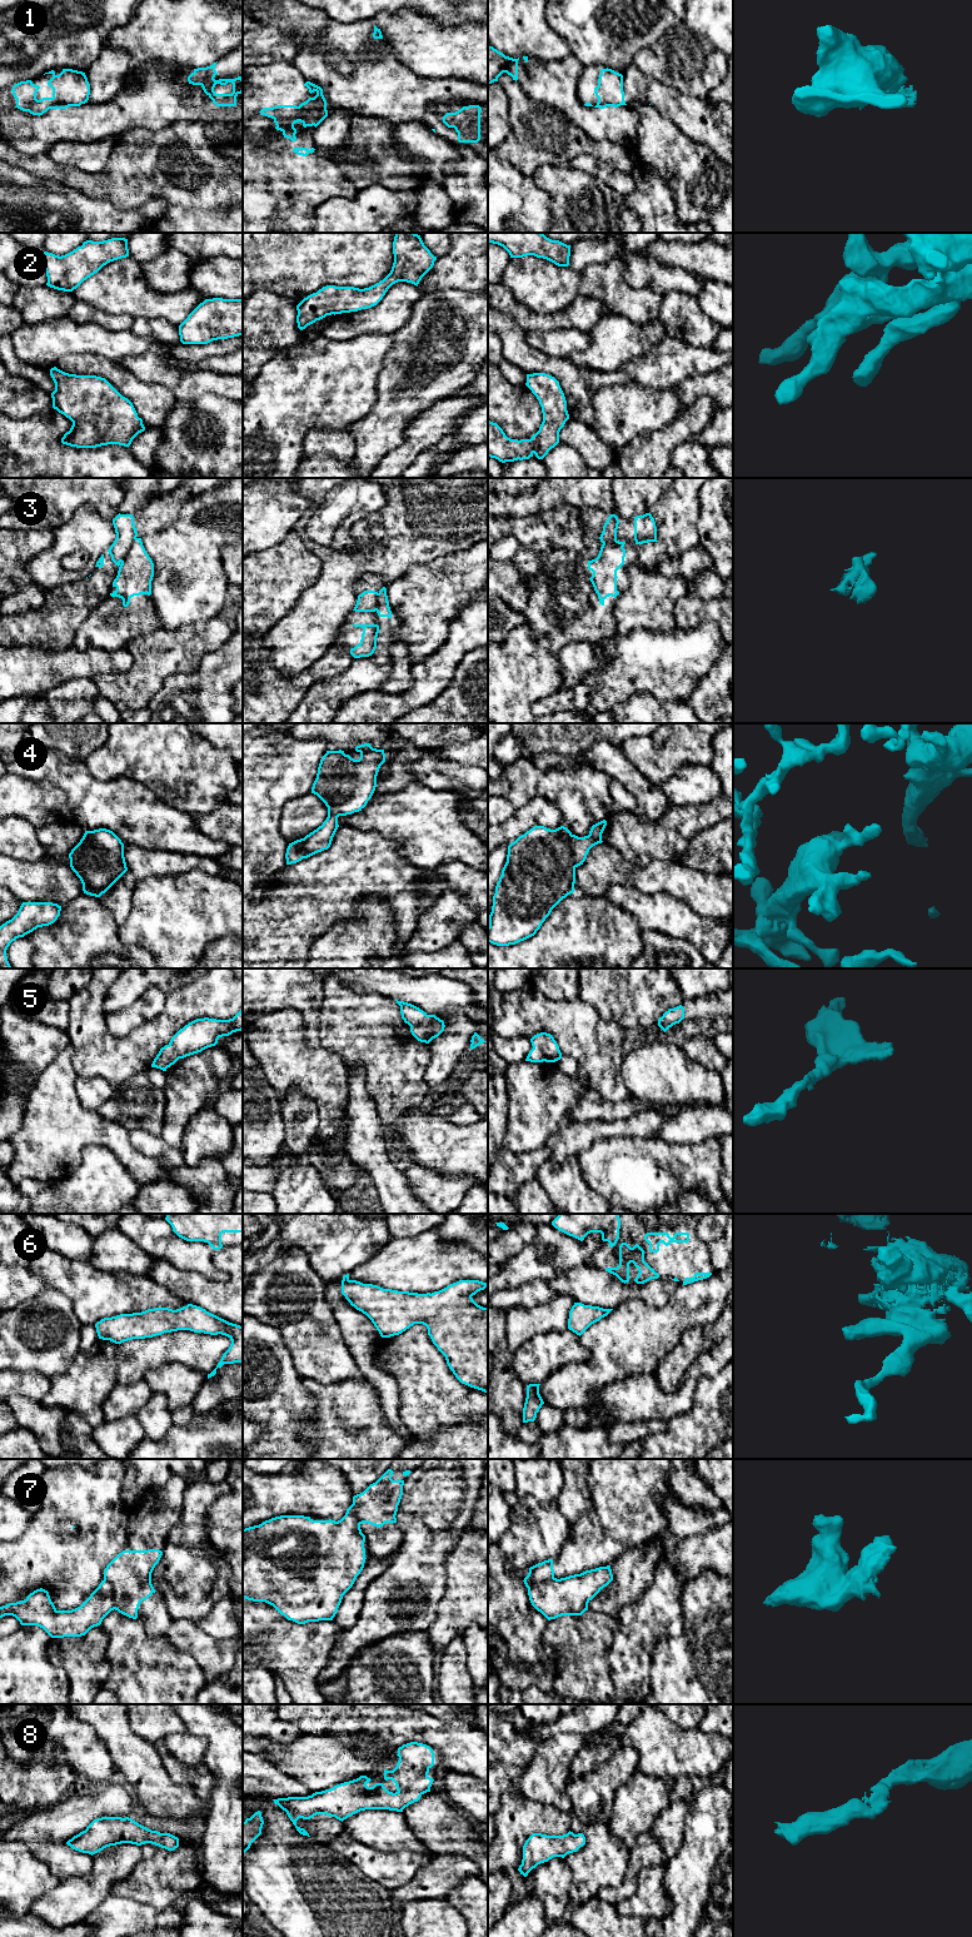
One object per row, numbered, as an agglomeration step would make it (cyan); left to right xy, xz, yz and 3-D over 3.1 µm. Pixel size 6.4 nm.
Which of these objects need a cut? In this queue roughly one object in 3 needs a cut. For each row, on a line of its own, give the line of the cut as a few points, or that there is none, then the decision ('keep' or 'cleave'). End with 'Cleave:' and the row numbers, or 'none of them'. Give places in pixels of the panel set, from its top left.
1: cut in xz along (319, 94), (318, 99), (325, 111), (319, 113), (313, 124); cleave
2: no cut; keep
3: cut in xy along (136, 538), (121, 562); cleave
4: no cut; keep
5: no cut; keep
6: no cut; keep
7: cut in xy along (104, 1578), (111, 1586), (114, 1608); cleave
8: no cut; keep
Cleave: 1, 3, 7

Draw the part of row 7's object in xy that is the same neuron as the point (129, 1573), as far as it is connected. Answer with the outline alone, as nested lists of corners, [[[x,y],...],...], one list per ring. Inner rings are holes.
[[[159,1549],[123,1550],[106,1565],[104,1579],[113,1585],[115,1610],[138,1618],[140,1603],[156,1592],[151,1573],[161,1555]]]

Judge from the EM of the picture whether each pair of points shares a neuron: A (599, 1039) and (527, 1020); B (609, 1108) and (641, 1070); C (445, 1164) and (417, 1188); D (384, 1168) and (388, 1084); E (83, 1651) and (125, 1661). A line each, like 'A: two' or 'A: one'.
A: one
B: two
C: two
D: two
E: two

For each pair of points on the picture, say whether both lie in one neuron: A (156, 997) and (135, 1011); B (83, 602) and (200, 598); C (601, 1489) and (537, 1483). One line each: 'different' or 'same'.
A: same
B: different
C: different

